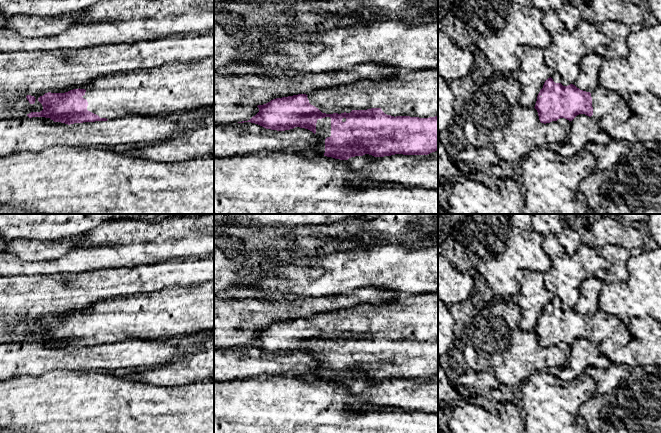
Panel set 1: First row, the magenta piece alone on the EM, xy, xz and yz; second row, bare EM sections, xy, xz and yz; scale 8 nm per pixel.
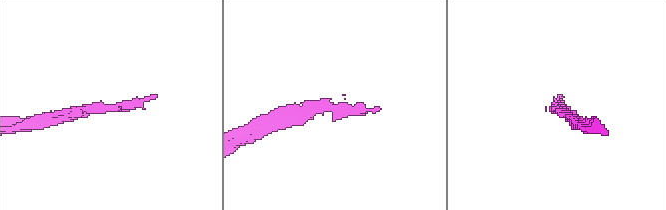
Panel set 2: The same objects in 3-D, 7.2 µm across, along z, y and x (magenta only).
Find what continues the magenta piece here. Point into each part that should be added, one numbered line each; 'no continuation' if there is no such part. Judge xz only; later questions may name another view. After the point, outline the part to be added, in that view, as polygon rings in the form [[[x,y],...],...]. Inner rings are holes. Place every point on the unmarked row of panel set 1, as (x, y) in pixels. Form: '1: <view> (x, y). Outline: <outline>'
1: xz (414, 317). Outline: [[[438,291],[401,294],[381,304],[359,304],[316,314],[307,320],[322,337],[380,332],[391,340],[438,340]]]
2: xz (323, 350). Outline: [[[325,341],[318,343],[316,347],[316,357],[318,361],[321,362],[321,365],[313,370],[303,374],[298,374],[297,377],[300,377],[304,380],[315,380],[315,379],[324,379],[325,377],[325,363],[331,360],[331,342]]]

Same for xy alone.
1: xy (171, 313). Outline: [[[214,280],[187,287],[109,298],[86,312],[87,334],[100,342],[176,340],[214,330]]]

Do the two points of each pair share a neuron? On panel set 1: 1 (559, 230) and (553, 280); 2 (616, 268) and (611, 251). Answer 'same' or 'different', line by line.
1: different
2: same

